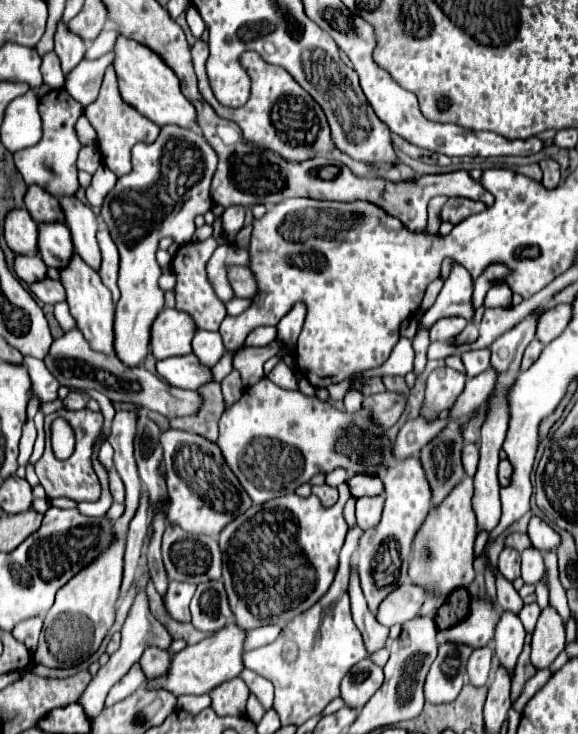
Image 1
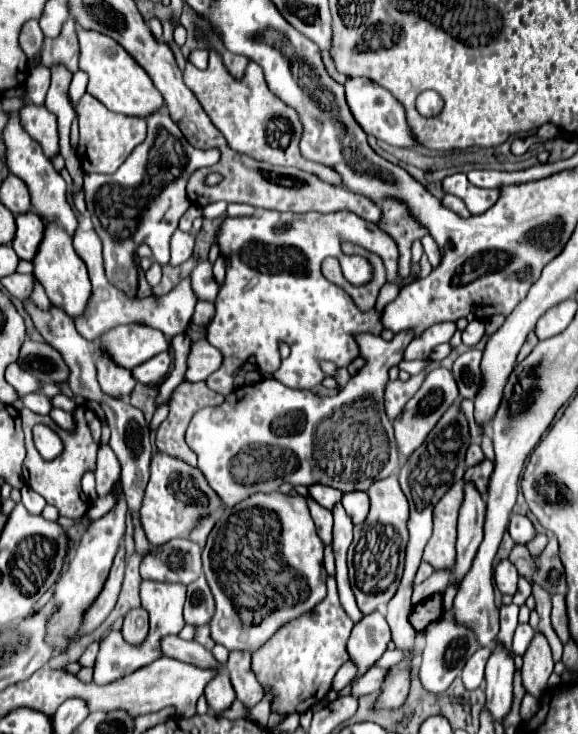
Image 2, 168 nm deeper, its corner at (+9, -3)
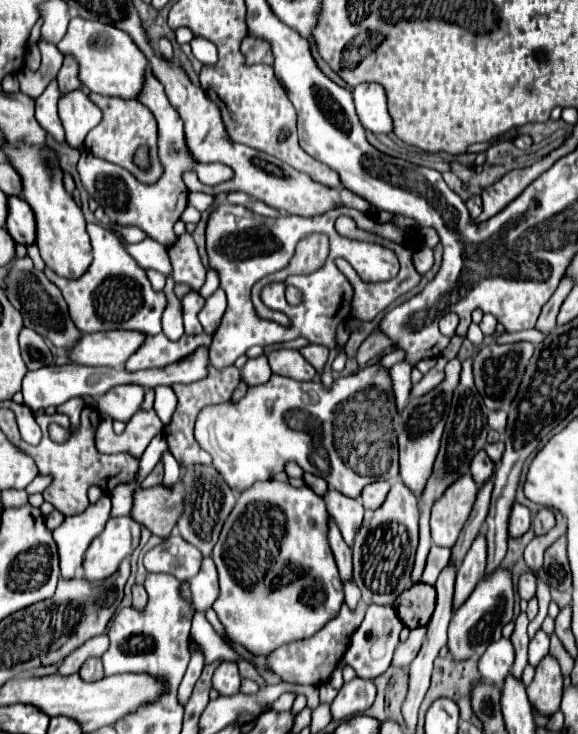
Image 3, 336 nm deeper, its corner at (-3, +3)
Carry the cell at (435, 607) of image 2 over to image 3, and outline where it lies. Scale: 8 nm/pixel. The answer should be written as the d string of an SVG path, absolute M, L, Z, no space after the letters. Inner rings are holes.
M414 584L398 598L398 616L408 628L426 626L436 608L436 588L428 584Z

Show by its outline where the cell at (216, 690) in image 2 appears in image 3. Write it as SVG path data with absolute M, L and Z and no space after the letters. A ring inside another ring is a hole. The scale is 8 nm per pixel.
M222 662L214 676L212 676L212 686L218 690L220 696L232 696L240 690L240 672L234 662Z

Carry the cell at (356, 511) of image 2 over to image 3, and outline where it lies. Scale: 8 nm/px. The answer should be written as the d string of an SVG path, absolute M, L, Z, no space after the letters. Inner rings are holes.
M374 482L368 484L368 488L364 488L364 492L360 494L360 500L364 504L366 510L376 510L382 506L386 494L390 490L390 482Z

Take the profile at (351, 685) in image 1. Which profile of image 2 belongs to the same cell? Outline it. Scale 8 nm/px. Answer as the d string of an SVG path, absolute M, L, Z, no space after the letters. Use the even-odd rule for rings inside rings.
M372 666L372 670L368 670L368 674L364 674L364 678L360 678L360 682L356 682L356 686L352 688L352 696L358 698L362 694L372 694L372 692L380 690L384 680L388 678L388 670L390 668Z

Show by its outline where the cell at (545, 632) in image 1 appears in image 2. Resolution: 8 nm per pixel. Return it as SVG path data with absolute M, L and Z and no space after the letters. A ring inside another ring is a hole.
M536 632L536 638L532 640L530 650L524 654L524 666L522 666L522 684L528 694L534 698L542 698L548 692L548 678L552 674L554 662L550 654L550 646L546 638Z

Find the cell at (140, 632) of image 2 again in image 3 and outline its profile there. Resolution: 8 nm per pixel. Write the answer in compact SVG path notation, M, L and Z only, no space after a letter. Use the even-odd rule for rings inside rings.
M134 586L132 588L132 598L134 598L134 608L136 610L144 610L148 604L148 594L142 586Z

